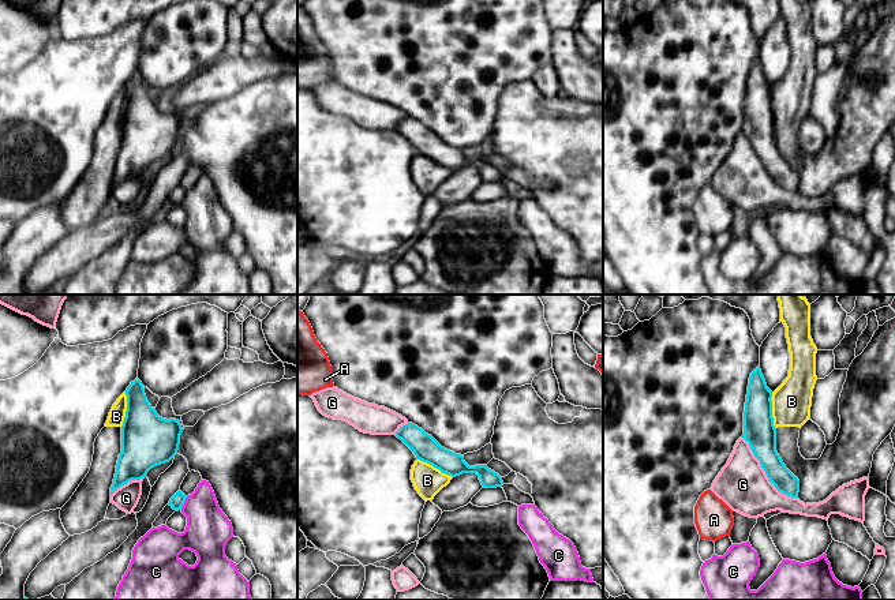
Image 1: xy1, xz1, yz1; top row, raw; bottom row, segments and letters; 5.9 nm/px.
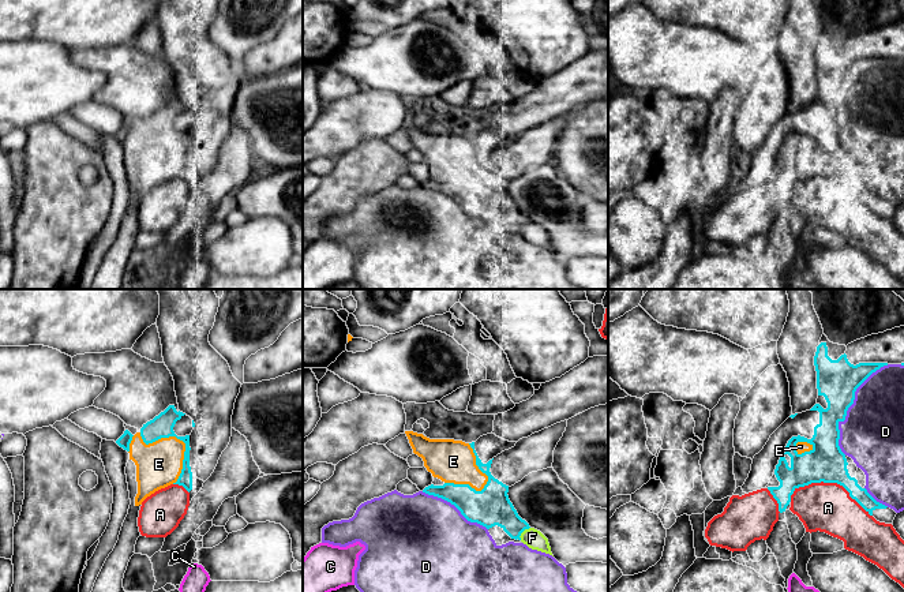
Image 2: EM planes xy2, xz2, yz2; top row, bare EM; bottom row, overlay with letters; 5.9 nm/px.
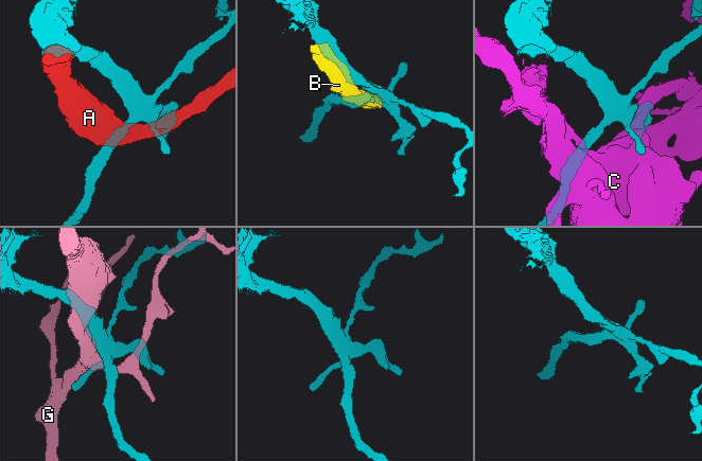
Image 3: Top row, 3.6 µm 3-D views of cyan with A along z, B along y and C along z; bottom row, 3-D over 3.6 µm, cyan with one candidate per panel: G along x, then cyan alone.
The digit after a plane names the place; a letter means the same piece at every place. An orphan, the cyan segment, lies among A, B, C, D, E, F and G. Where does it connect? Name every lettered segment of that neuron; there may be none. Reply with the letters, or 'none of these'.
E

